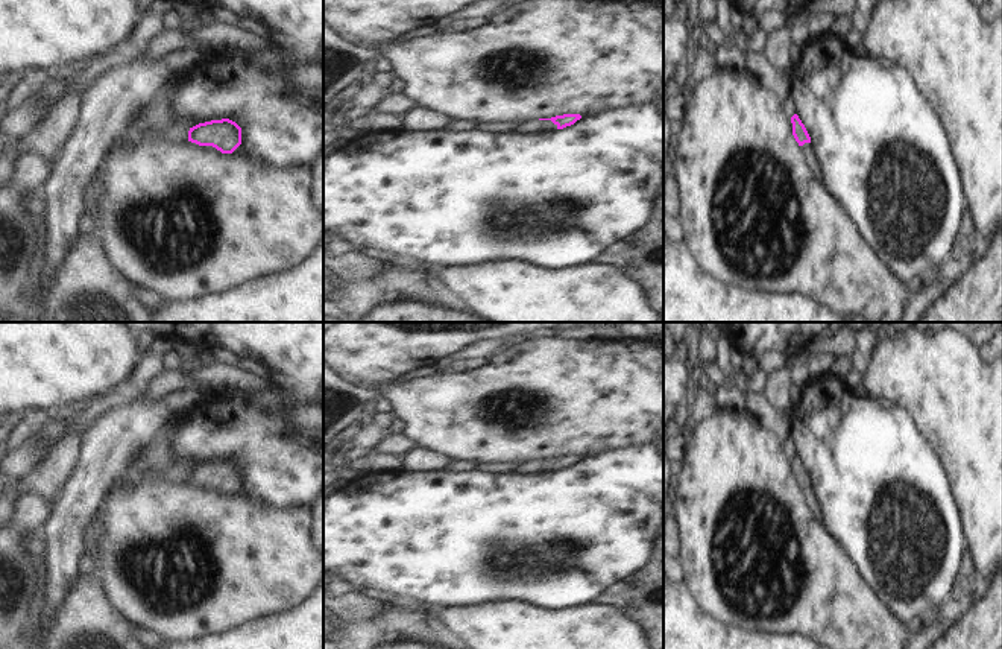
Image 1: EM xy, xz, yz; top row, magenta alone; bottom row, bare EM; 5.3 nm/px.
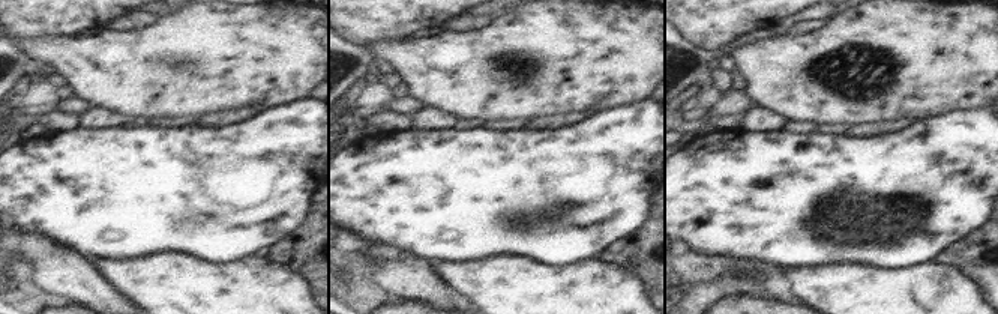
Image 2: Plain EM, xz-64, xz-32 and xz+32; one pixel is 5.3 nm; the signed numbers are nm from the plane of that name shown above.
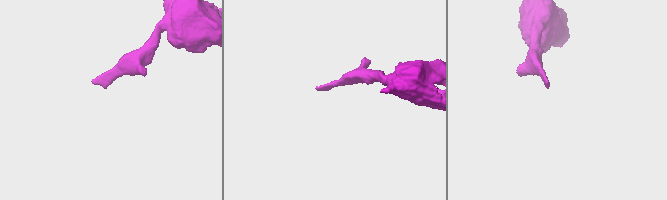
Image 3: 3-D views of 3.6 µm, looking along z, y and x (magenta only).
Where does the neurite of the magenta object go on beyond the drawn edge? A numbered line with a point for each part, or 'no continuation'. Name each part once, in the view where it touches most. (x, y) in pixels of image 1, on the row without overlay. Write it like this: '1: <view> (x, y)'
1: xz (527, 465)

